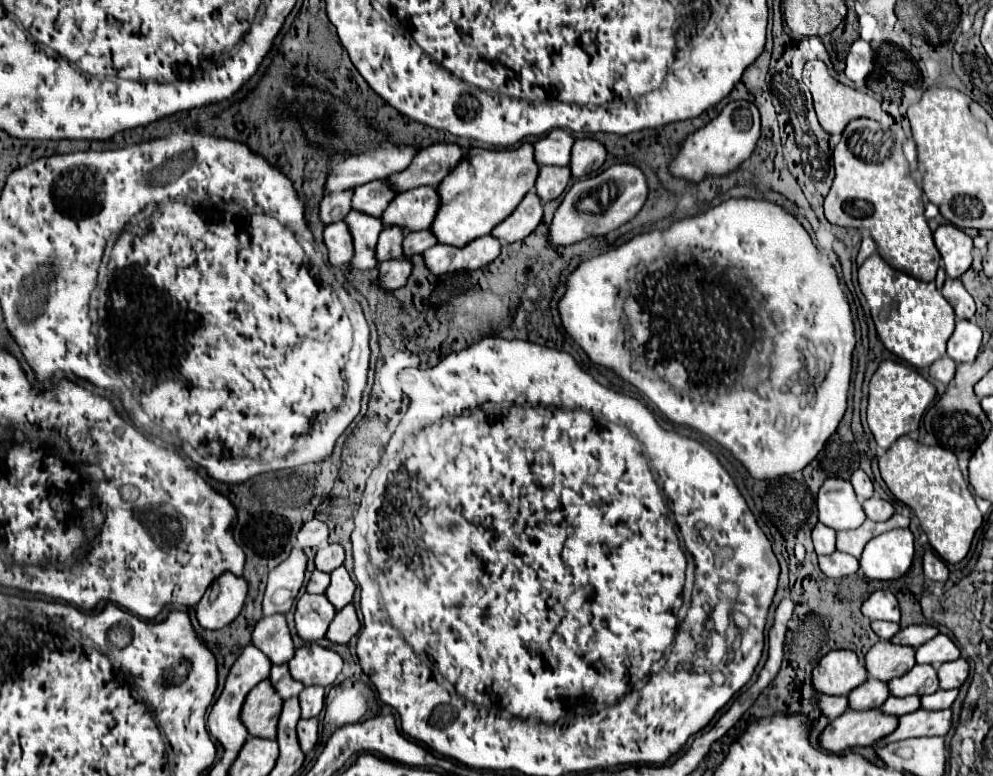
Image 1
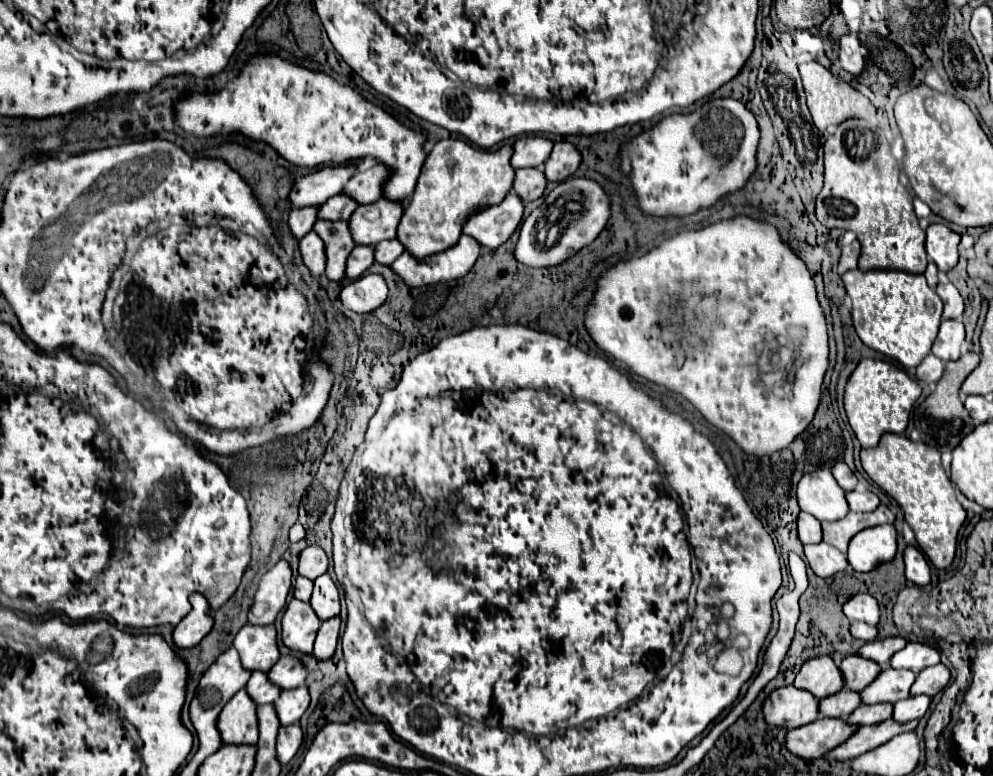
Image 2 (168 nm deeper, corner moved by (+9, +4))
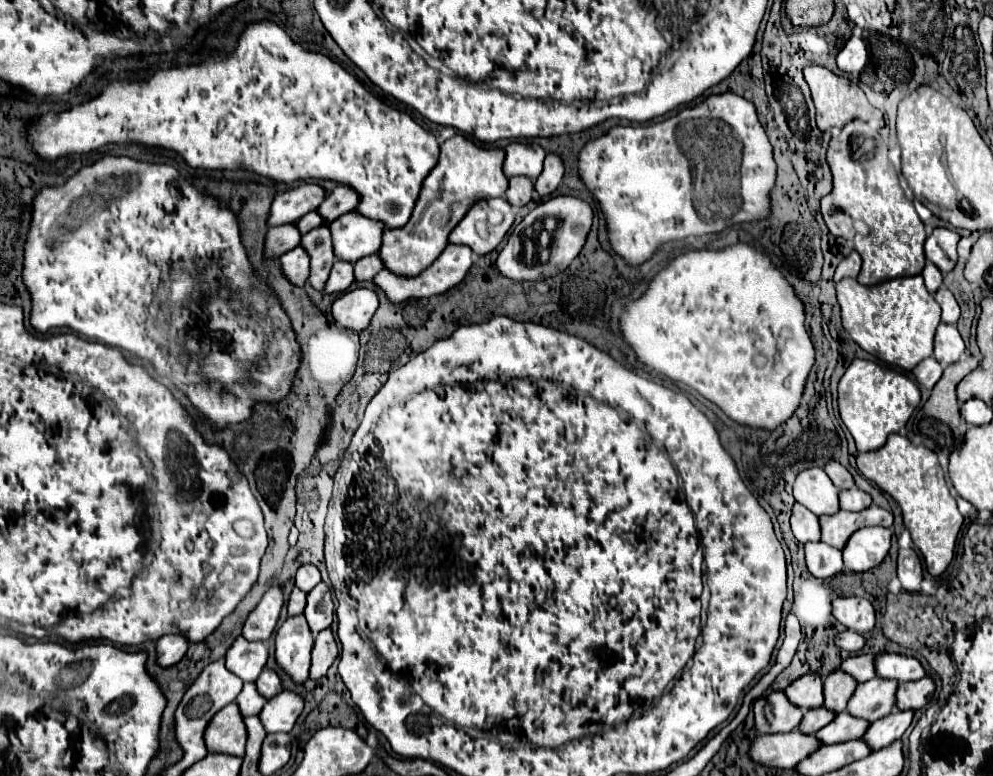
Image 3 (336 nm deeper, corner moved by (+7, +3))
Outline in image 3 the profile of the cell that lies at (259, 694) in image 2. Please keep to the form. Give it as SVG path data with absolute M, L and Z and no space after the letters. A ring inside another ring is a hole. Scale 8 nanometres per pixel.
M245 682L241 694L237 696L237 704L241 708L243 716L253 716L261 712L261 706L265 706L267 698L263 698L255 686L255 682Z

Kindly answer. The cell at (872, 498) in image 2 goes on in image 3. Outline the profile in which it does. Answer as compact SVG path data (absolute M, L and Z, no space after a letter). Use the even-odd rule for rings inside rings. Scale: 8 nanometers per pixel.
M849 488L849 490L841 490L839 500L841 500L841 510L851 510L851 512L865 510L869 504L873 504L871 496L869 496L867 492L863 492L861 488Z

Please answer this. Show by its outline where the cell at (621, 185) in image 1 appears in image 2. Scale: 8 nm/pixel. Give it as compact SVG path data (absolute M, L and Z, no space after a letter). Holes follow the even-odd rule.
M575 177L563 183L547 195L547 199L523 221L519 239L513 249L513 257L527 267L555 267L573 257L577 251L595 241L609 221L609 197L591 179Z

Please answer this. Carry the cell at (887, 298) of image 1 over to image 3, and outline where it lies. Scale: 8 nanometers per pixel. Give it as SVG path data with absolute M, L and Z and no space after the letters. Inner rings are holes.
M903 276L875 286L863 286L855 278L837 282L843 328L869 354L903 370L913 370L921 360L933 356L933 336L941 322L941 306L927 292L923 276Z

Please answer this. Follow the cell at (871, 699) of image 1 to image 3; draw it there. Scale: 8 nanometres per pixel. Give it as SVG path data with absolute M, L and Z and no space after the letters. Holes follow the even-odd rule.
M825 706L807 710L803 720L801 720L801 732L805 734L815 734L817 730L821 730L823 726L827 726L831 720L835 718L833 710L825 710Z

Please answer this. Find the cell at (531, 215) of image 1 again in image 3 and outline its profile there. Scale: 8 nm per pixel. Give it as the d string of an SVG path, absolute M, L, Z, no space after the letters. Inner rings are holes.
M489 198L477 202L457 228L449 234L449 242L465 244L475 254L489 254L505 238L515 222L515 212L505 198Z

